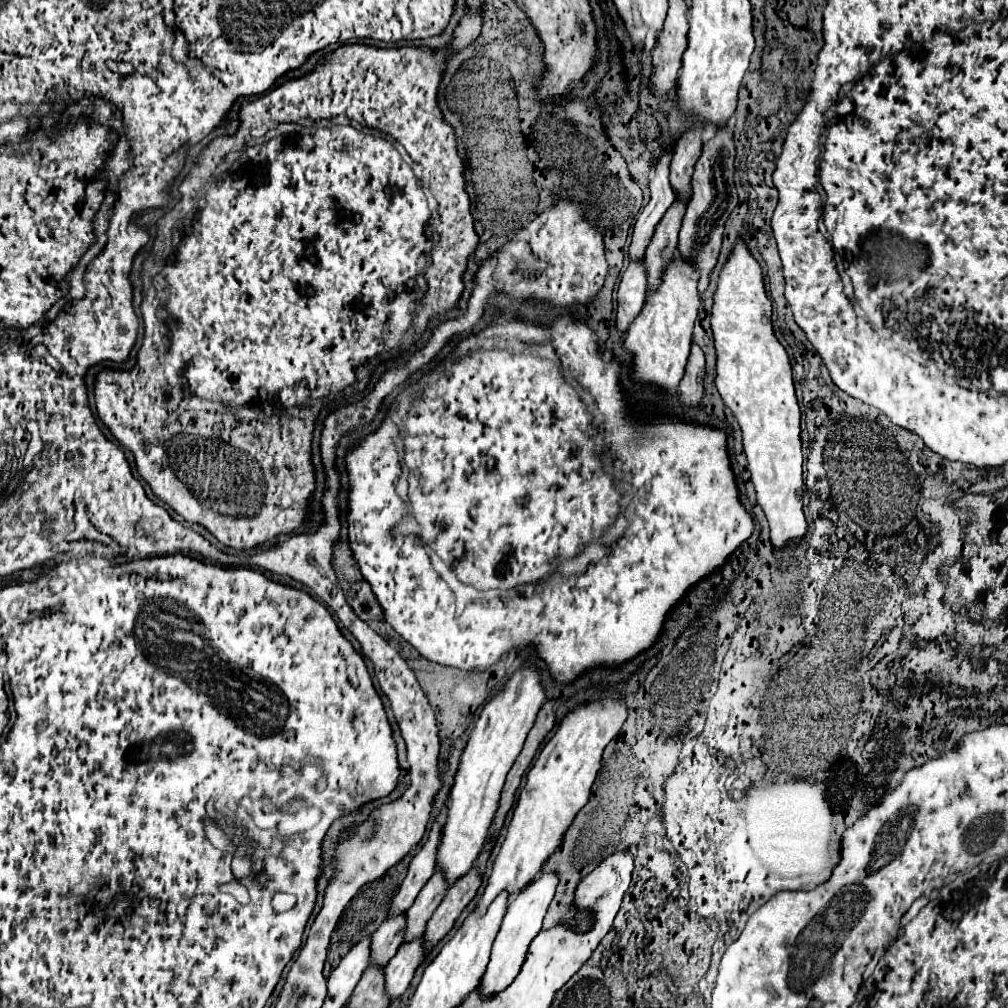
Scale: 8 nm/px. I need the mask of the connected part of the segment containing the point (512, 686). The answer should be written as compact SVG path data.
M524 665L510 677L502 693L494 695L490 703L484 705L470 733L468 745L460 757L460 769L456 773L456 783L450 791L448 815L436 851L434 871L440 871L448 885L464 877L478 859L482 845L488 837L488 827L498 809L500 791L504 787L506 775L514 765L518 753L522 751L524 739L532 729L542 703L544 689L540 685L540 675L534 667Z

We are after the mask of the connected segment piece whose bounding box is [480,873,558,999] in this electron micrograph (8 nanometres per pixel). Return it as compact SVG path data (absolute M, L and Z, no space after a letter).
M540 873L540 877L528 889L524 889L524 893L520 893L520 897L516 897L516 901L512 901L508 905L508 911L504 915L504 921L502 921L500 931L498 931L498 935L494 939L494 945L492 945L488 969L486 969L486 973L482 977L482 983L480 983L480 997L482 999L492 997L492 995L504 991L506 987L510 987L510 983L520 973L520 969L526 961L528 947L530 947L532 939L542 929L542 919L546 915L546 909L548 909L552 897L554 897L556 885L558 885L558 881L556 881L554 873Z

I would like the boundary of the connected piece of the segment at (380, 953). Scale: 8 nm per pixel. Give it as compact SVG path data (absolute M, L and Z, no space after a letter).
M404 915L386 919L372 935L370 963L386 965L396 955L402 935L404 935Z

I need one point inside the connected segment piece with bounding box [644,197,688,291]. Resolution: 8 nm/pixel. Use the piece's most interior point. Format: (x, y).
(659, 252)

